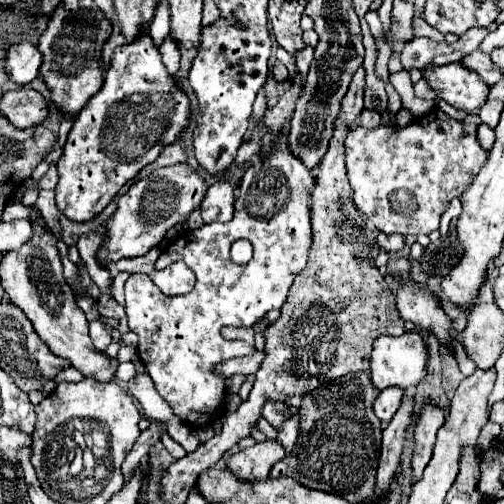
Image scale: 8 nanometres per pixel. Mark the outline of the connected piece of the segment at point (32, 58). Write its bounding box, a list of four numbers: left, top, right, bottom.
[5,43,43,85]

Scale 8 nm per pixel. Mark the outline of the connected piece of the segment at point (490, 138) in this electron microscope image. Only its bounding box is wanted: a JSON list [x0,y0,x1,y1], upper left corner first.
[479,125,495,153]

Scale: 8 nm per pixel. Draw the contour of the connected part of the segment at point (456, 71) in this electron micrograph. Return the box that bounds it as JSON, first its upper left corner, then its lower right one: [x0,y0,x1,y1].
[423,63,489,113]

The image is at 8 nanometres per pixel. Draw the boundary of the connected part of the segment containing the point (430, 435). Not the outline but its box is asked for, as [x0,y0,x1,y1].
[411,401,445,483]

